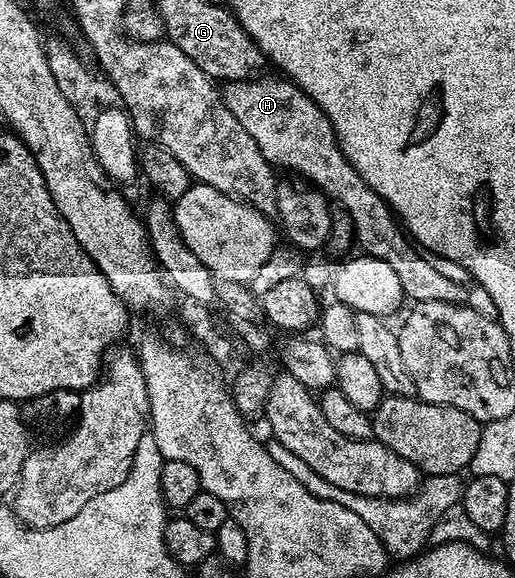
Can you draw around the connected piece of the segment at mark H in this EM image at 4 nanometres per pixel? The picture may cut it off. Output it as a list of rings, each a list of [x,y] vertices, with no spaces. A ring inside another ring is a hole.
[[[260,78],[225,82],[222,98],[226,109],[238,119],[238,125],[242,125],[242,129],[246,129],[250,137],[254,137],[254,145],[258,145],[262,157],[266,157],[266,161],[273,168],[285,167],[288,171],[305,175],[312,182],[309,184],[326,200],[333,204],[336,202],[335,206],[350,217],[355,242],[361,247],[359,250],[372,258],[386,261],[398,273],[398,280],[401,281],[402,289],[409,300],[416,303],[454,303],[459,307],[469,307],[474,313],[485,315],[487,319],[496,319],[496,306],[484,289],[449,281],[442,277],[439,266],[431,267],[423,259],[425,256],[410,242],[392,208],[381,195],[374,193],[366,185],[366,181],[362,181],[358,169],[350,165],[336,140],[334,127],[330,125],[320,106],[287,78]]]

